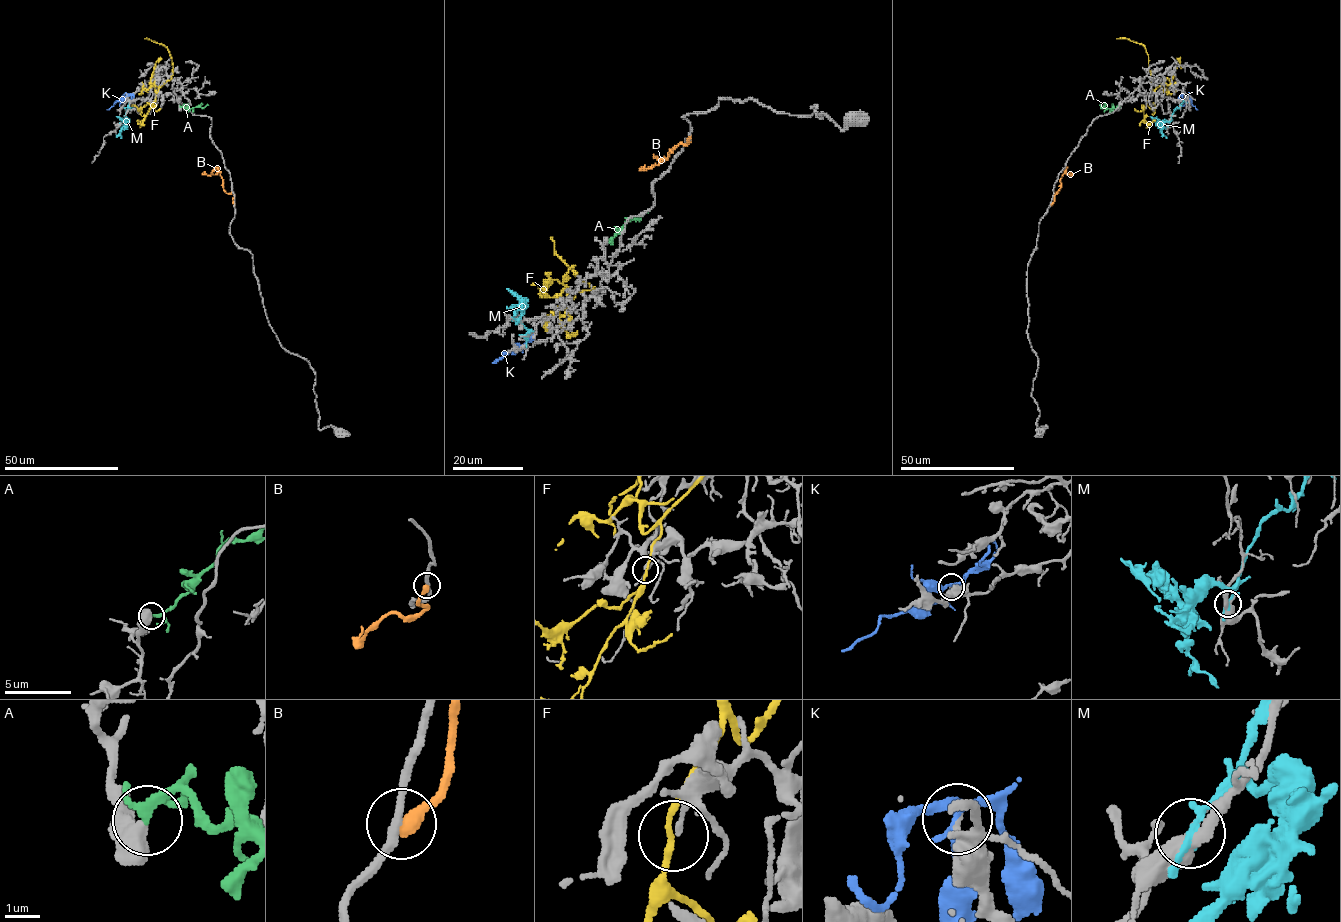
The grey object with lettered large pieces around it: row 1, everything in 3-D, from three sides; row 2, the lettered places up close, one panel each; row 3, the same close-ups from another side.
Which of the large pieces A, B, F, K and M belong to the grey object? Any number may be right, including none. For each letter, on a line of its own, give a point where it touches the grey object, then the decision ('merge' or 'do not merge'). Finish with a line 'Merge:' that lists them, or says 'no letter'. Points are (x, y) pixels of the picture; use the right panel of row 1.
A: (1118, 107) | merge
B: (1051, 204) | do not merge
F: (1149, 98) | do not merge
K: (1186, 94) | do not merge
M: (1168, 124) | do not merge
Merge: A

